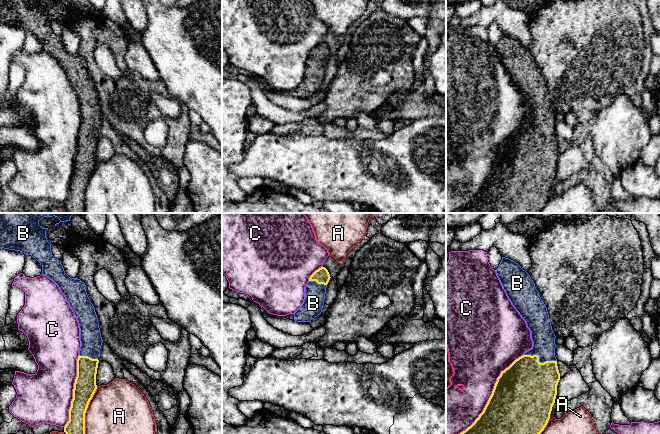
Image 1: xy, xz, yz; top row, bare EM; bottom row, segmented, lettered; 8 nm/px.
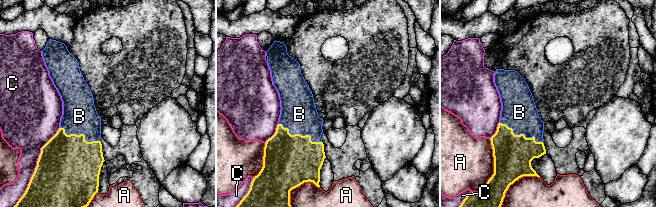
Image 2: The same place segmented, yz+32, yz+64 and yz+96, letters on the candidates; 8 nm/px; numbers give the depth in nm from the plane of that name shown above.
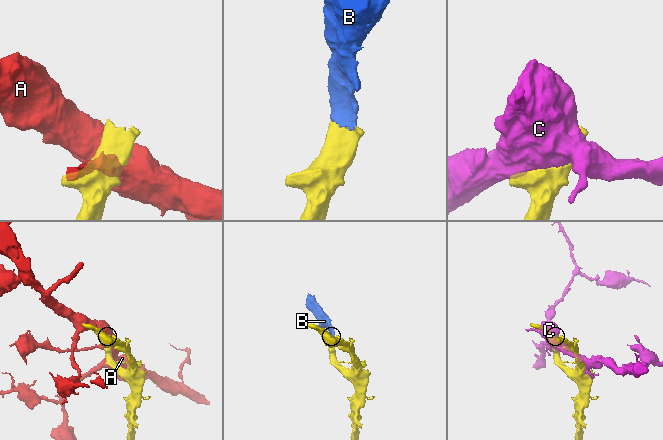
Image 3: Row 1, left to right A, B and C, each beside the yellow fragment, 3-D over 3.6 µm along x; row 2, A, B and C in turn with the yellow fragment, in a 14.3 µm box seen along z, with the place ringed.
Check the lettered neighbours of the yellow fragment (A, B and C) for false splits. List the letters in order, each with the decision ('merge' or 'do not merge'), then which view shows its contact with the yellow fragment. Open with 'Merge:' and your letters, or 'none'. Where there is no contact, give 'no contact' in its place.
Merge: B
A: do not merge; contact in xy
B: merge; contact in yz
C: do not merge; contact in yz

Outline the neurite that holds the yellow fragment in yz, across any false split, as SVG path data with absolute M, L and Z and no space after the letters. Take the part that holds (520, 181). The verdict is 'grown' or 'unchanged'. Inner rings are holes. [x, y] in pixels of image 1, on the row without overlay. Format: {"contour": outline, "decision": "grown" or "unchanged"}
{"contour": "M502 33L496 49L512 81L526 97L527 103L531 107L533 123L501 148L483 188L470 203L456 213L537 213L550 195L560 156L555 133L556 112L552 106L547 84L530 51L518 39L505 33Z", "decision": "grown"}

